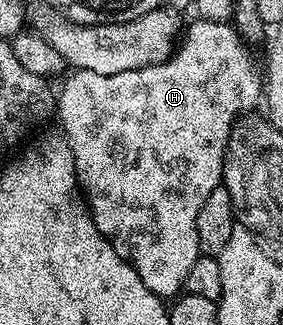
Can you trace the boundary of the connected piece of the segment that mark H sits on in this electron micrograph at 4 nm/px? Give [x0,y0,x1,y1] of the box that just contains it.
[55,18,263,301]

